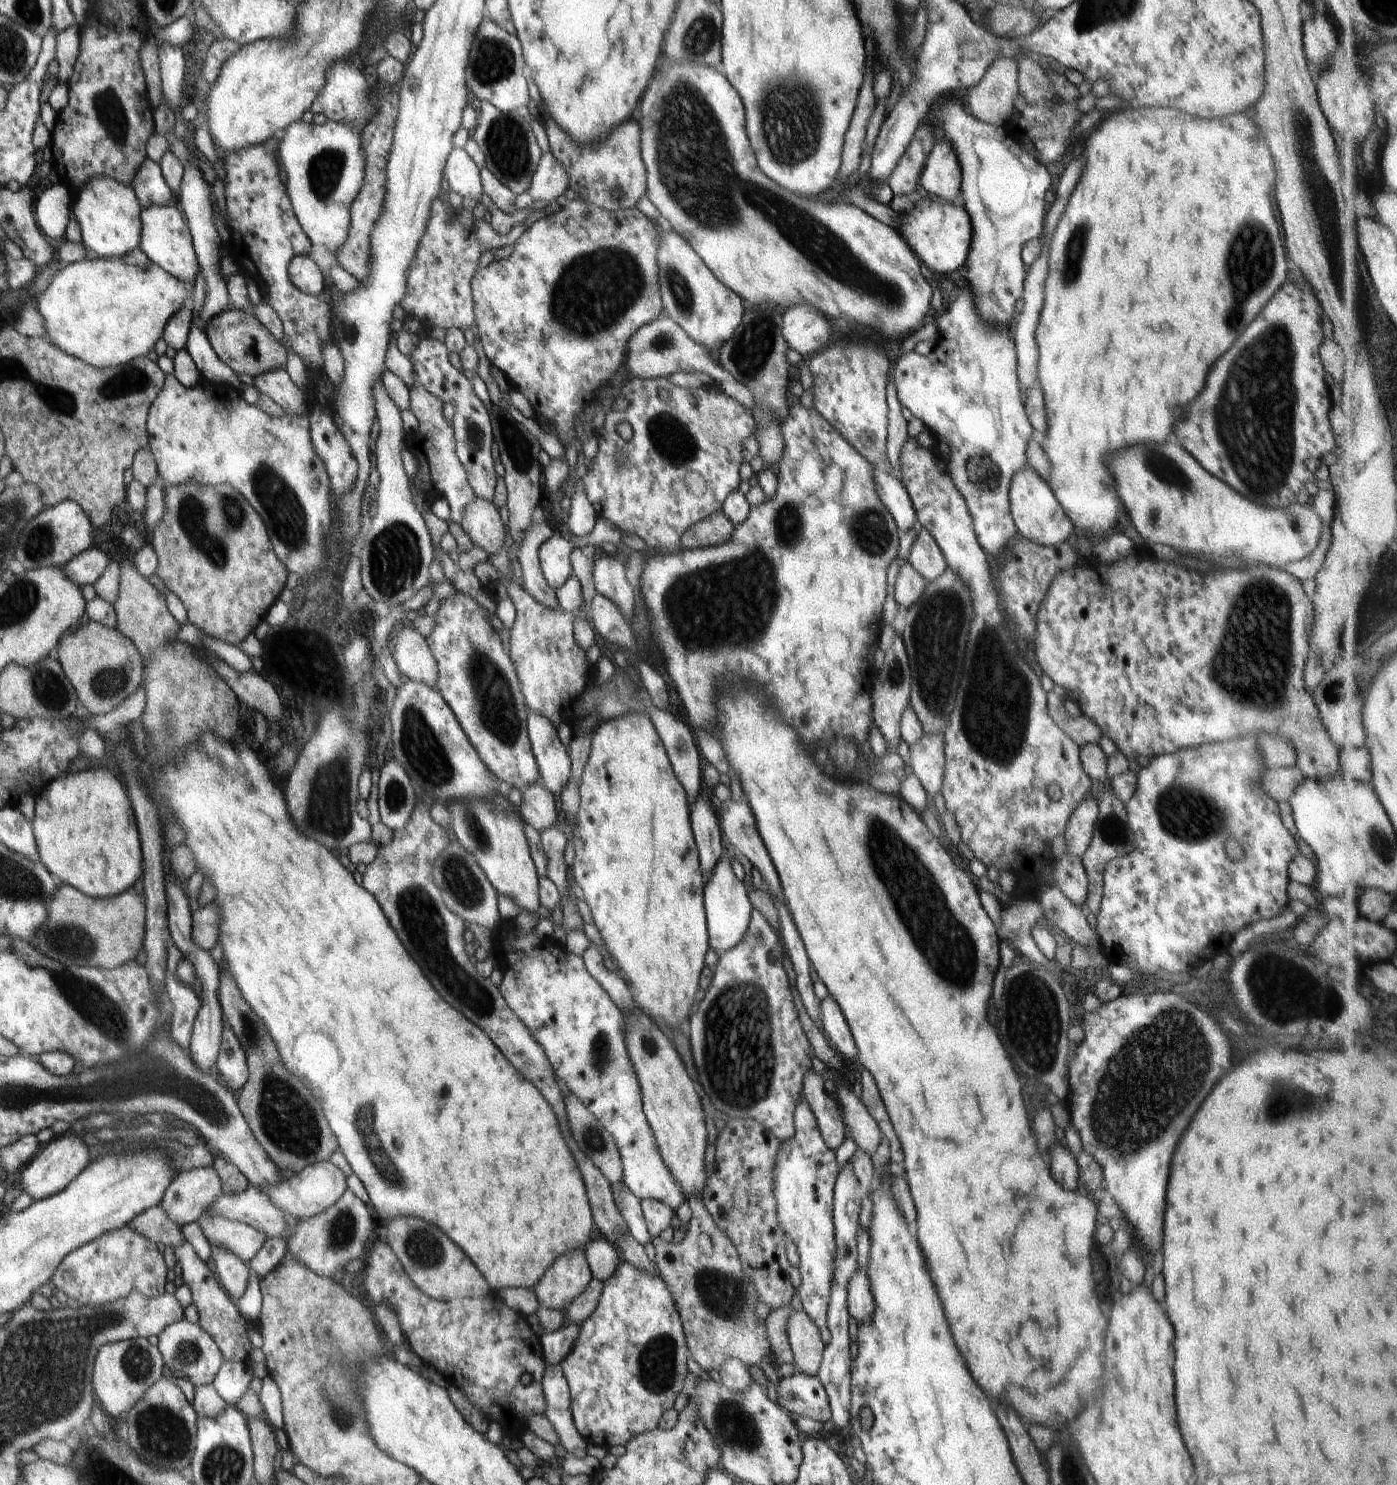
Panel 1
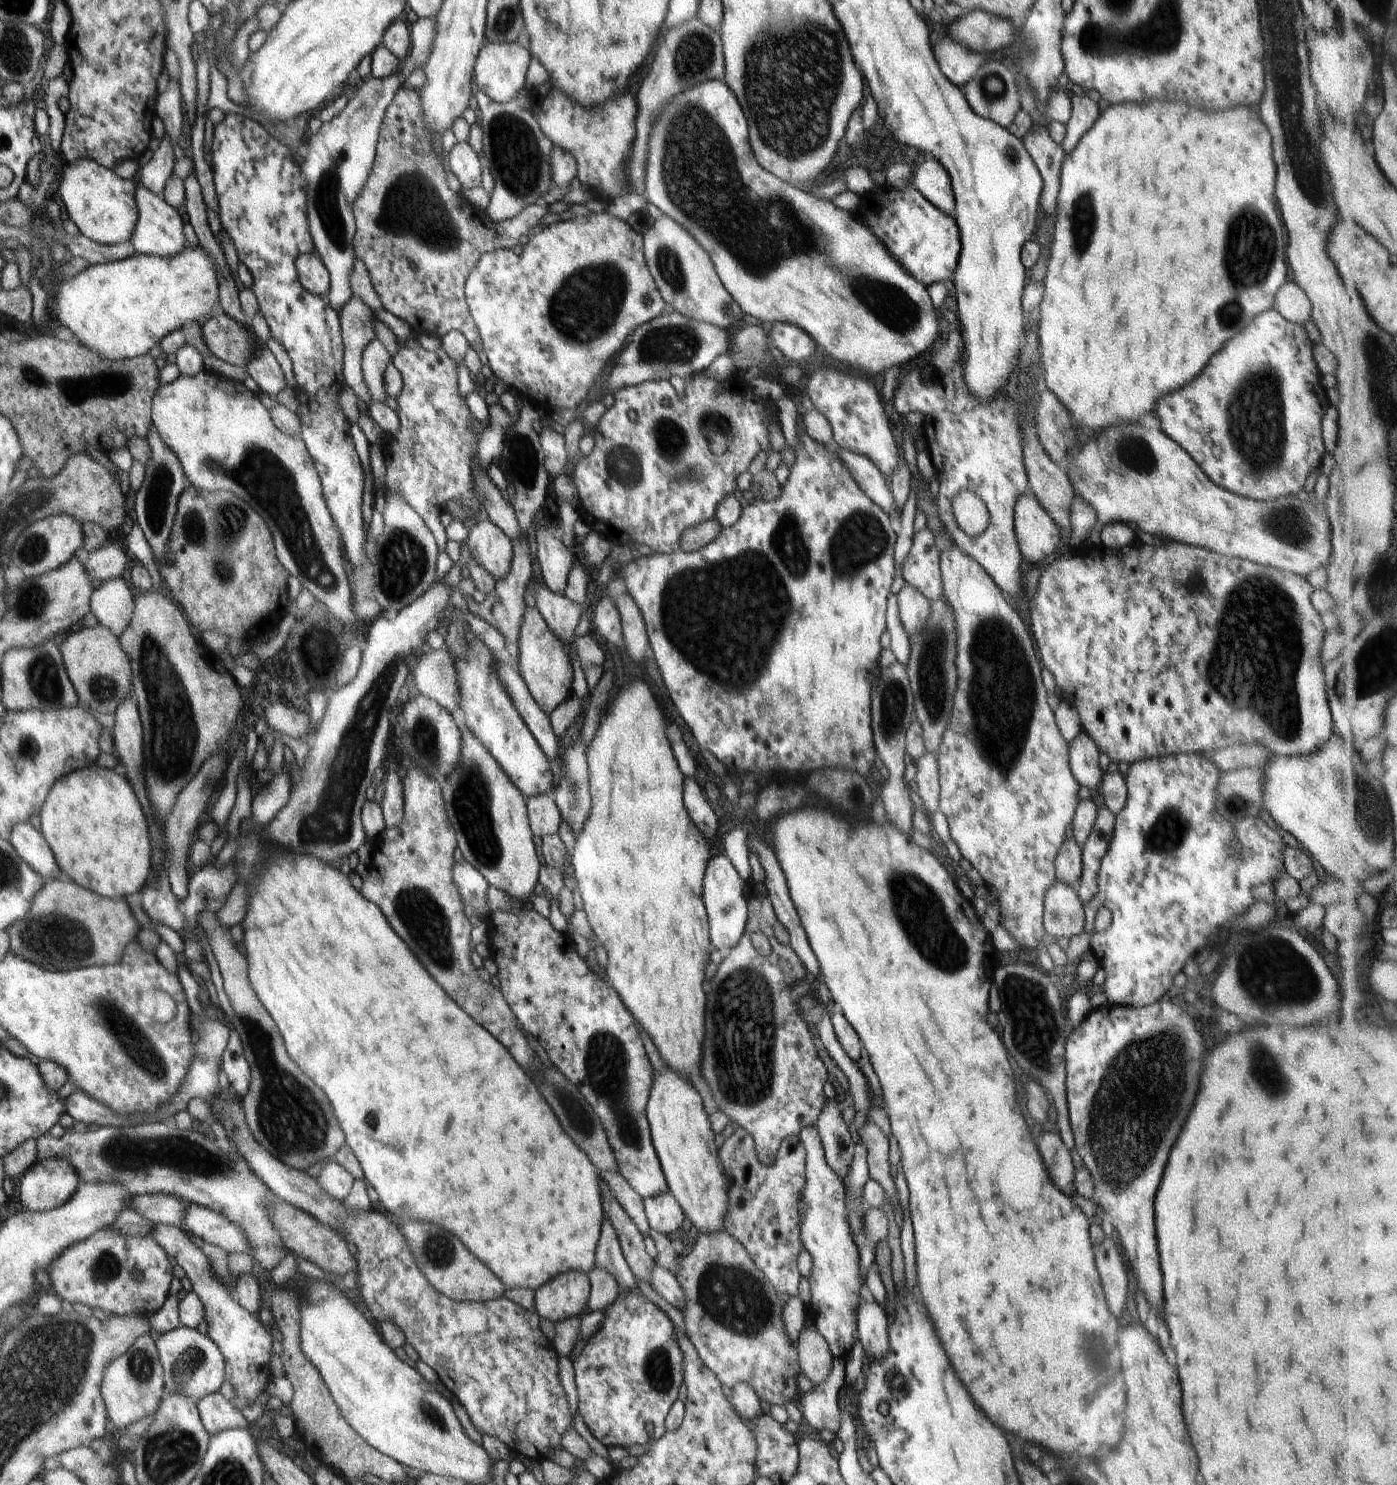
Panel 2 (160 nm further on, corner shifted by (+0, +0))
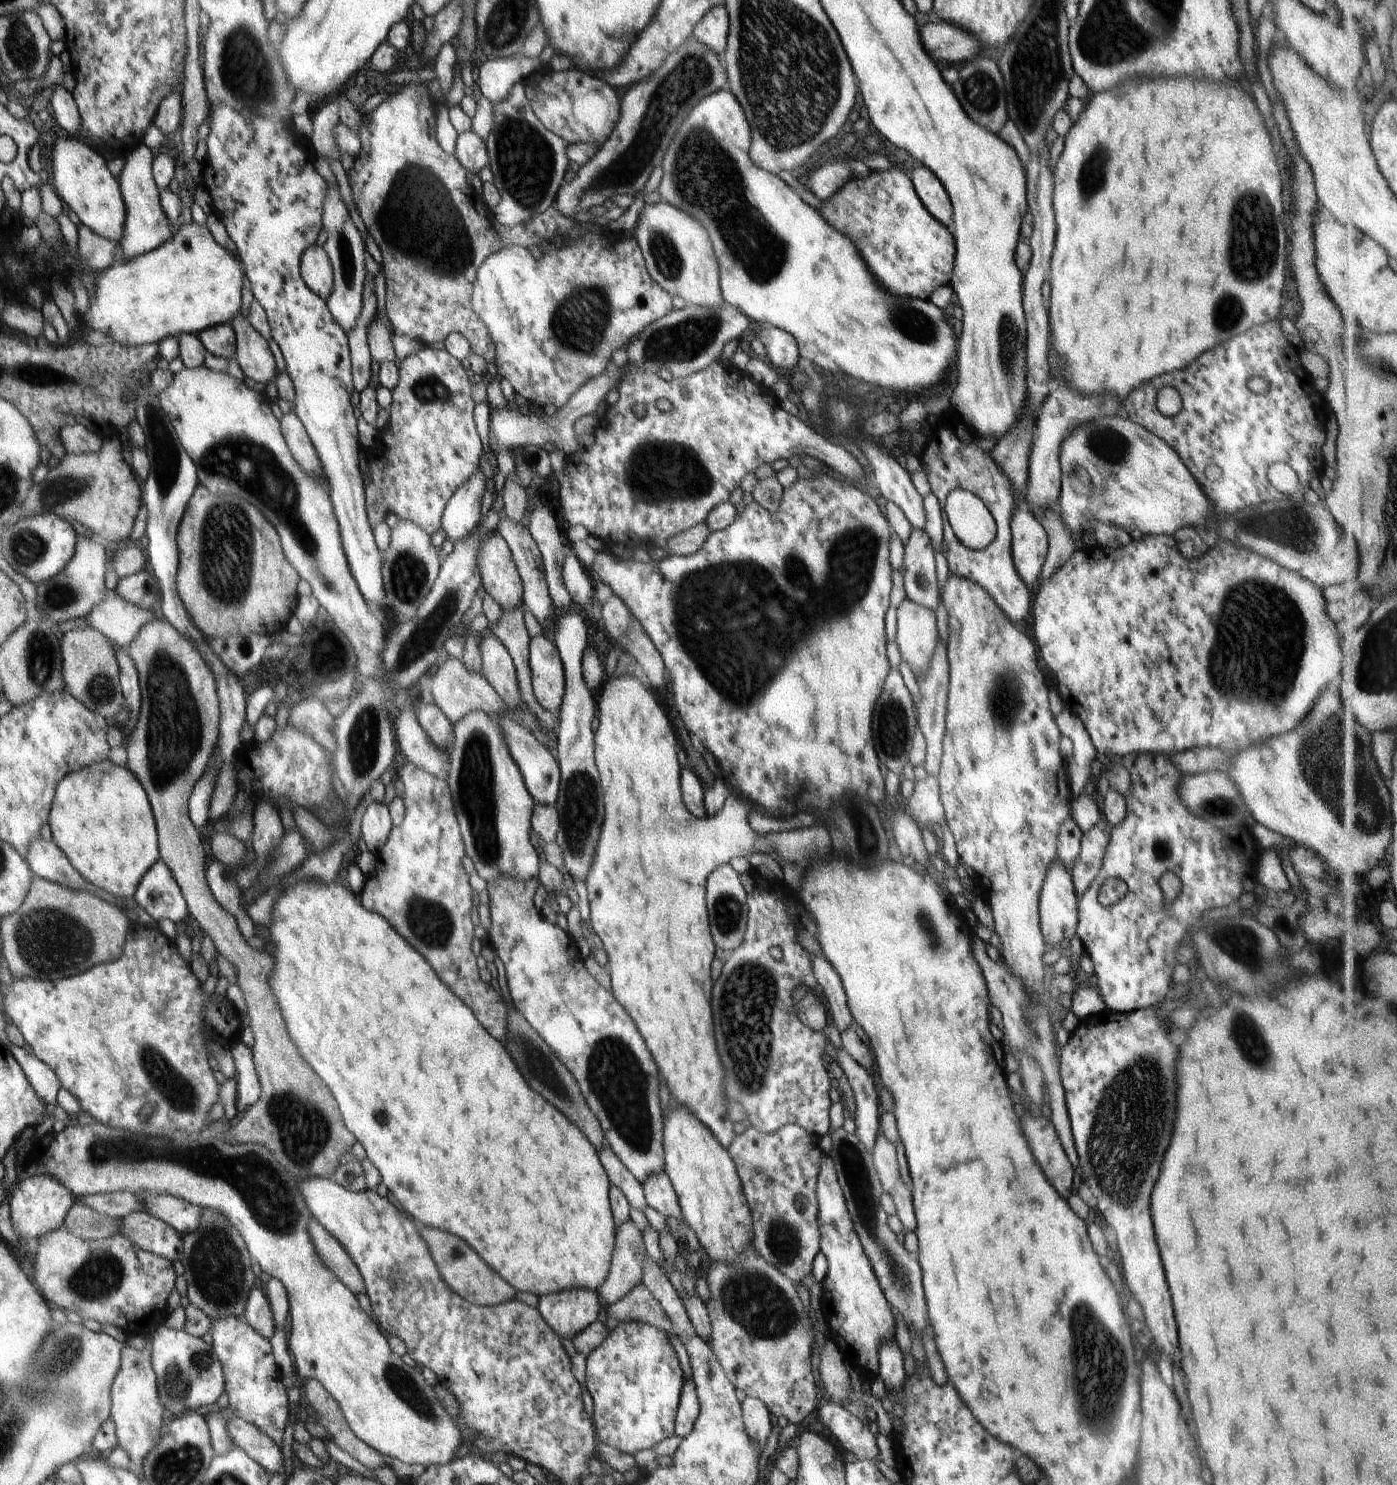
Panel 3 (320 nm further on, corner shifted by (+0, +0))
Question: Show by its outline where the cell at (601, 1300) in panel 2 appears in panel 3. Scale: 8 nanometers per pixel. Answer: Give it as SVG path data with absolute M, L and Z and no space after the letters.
M628 1219L617 1228L615 1251L606 1280L600 1285L598 1295L611 1305L623 1299L641 1283L645 1263L650 1259L642 1231Z

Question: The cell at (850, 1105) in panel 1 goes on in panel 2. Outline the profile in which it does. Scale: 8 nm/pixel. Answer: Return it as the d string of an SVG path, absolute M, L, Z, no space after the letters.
M868 1121L855 1135L860 1136L860 1141L867 1148L867 1163L870 1179L875 1180L887 1194L893 1210L899 1204L898 1191L894 1185L894 1179L890 1175L890 1163L888 1161L888 1136L875 1125Z

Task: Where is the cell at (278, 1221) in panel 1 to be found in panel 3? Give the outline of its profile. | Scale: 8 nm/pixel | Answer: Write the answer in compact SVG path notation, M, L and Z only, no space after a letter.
M314 1217L308 1224L316 1252L320 1260L342 1281L354 1294L365 1292L365 1282L351 1256L344 1247Z

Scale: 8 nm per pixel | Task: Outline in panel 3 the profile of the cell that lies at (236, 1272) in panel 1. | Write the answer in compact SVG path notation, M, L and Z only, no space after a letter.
M255 1286L247 1296L243 1316L245 1321L266 1340L272 1338L276 1325L269 1300L261 1286Z

